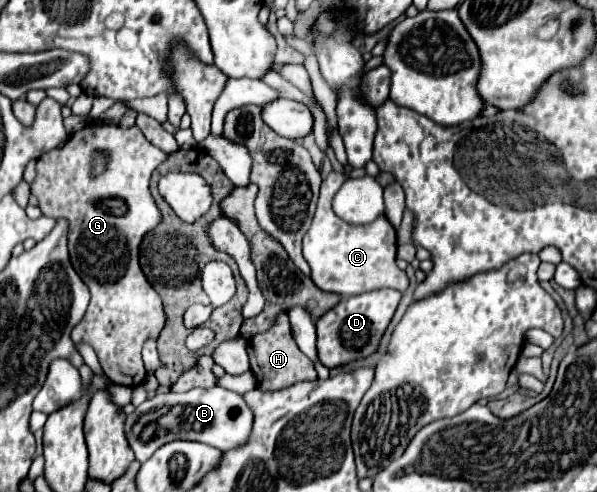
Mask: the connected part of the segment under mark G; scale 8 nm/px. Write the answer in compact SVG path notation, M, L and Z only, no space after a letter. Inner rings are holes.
M87 122L85 128L73 132L73 136L65 142L65 146L55 148L43 154L37 160L37 178L31 186L31 194L39 200L39 208L43 216L49 218L65 218L69 222L69 258L79 274L79 278L91 290L91 302L83 316L83 320L73 328L73 342L87 342L99 356L99 364L107 378L115 384L137 386L145 378L145 366L141 360L141 348L147 338L157 338L165 324L165 312L159 294L147 282L139 266L139 244L141 238L161 222L159 208L153 202L149 192L149 178L153 170L167 158L167 152L159 150L141 134L137 126L121 128L111 124L95 124ZM95 152L105 152L107 162L105 170L99 176L93 176L93 156Z

